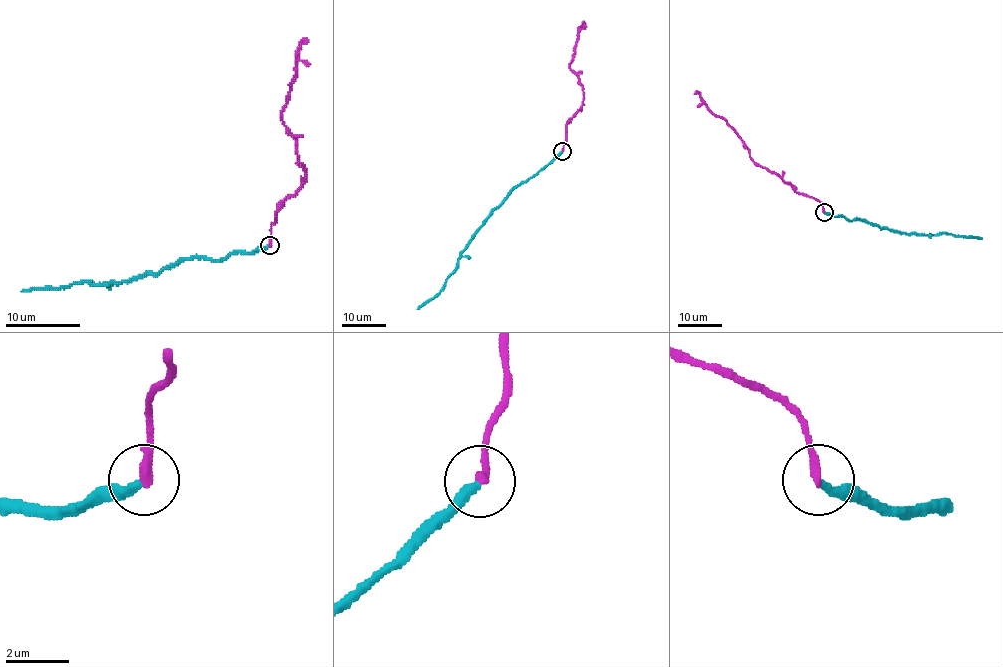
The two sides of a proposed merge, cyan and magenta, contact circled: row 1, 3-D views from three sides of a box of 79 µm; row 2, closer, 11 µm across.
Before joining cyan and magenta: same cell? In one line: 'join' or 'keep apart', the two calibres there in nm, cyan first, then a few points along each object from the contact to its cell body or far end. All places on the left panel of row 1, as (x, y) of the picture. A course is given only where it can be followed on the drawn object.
keep apart; calibres 280 and 320 nm; course cyan (269, 245), (250, 252), (230, 252), (219, 260), (185, 258), (157, 273), (122, 282), (75, 282), (21, 291); course magenta (269, 245), (275, 213), (306, 176), (295, 138), (282, 120), (297, 49), (306, 43)

